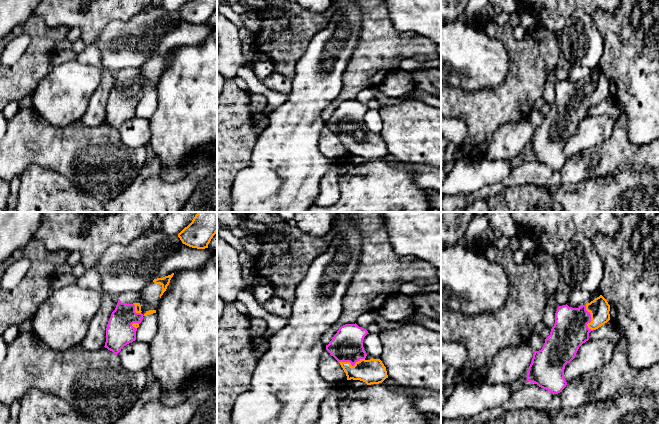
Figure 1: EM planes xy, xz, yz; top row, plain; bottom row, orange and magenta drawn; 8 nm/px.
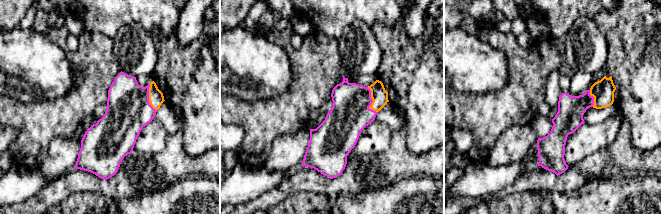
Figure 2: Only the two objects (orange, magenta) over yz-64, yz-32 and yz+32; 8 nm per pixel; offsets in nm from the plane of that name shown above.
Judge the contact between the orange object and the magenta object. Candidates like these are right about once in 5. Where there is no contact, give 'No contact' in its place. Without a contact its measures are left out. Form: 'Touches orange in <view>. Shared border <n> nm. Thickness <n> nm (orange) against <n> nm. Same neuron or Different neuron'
Touches orange in yz. Shared border 220 nm. Thickness 160 nm (orange) against 280 nm. Same neuron

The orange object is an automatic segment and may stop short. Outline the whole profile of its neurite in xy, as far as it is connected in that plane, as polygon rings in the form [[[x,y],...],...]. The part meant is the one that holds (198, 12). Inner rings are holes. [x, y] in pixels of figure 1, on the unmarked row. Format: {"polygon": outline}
{"polygon": [[[189,0],[178,10],[178,13],[189,23],[205,25],[216,9],[217,0]]]}

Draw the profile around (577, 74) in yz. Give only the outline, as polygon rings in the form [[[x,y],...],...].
[[[572,66],[568,71],[567,81],[572,84],[579,84],[595,75],[593,68]]]

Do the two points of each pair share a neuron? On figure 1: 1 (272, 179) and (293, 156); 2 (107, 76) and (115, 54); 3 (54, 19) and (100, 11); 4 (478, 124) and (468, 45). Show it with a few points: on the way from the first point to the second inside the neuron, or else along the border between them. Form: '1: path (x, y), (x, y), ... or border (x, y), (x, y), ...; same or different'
1: path (269, 170), (269, 166), (284, 164); same
2: border (96, 50), (101, 64), (117, 75); different
3: path (65, 16), (85, 16), (89, 13); same
4: border (451, 85), (468, 91), (479, 91), (497, 87); different

